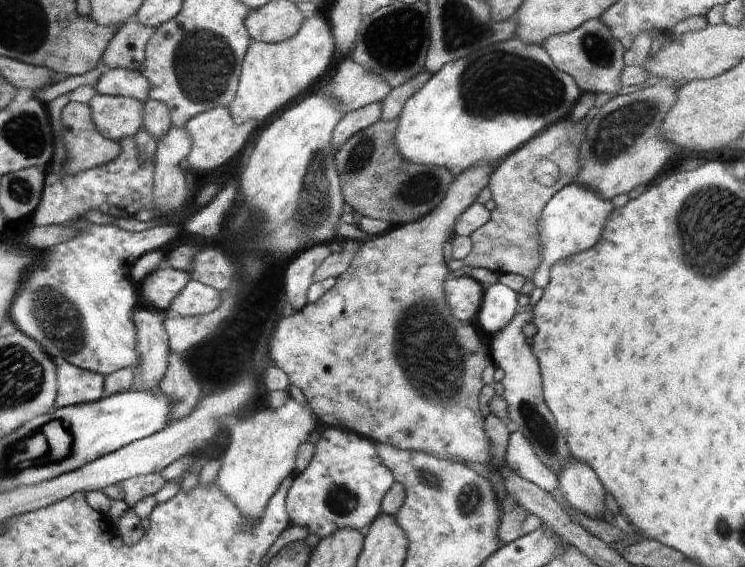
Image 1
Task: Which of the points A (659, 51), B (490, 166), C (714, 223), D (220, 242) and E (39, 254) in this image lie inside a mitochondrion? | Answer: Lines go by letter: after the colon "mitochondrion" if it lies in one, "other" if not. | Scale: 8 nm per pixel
A: other
B: other
C: mitochondrion
D: other
E: other

